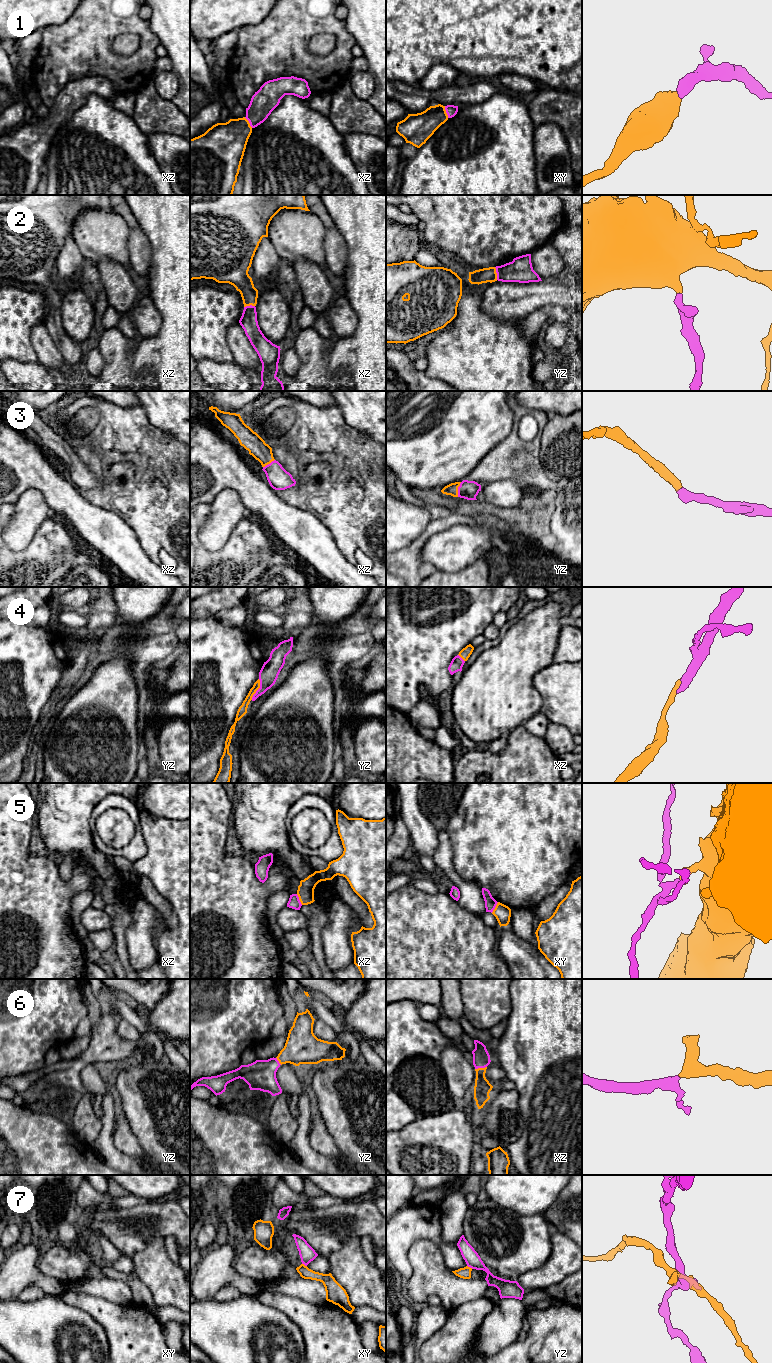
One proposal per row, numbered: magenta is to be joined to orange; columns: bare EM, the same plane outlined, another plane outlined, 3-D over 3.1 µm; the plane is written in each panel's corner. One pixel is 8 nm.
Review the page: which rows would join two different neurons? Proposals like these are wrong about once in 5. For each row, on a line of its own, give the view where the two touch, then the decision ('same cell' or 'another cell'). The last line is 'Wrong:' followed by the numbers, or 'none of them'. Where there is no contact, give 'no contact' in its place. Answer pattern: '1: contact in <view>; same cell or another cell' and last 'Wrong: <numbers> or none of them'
1: contact in xy; same cell
2: contact in yz; same cell
3: contact in yz; same cell
4: contact in yz; same cell
5: contact in xz; another cell
6: contact in xz; same cell
7: contact in yz; another cell
Wrong: 5, 7

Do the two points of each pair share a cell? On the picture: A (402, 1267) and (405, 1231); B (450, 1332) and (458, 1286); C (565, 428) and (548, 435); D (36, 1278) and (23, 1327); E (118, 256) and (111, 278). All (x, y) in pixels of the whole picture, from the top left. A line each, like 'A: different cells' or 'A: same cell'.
A: same cell
B: different cells
C: same cell
D: different cells
E: different cells

